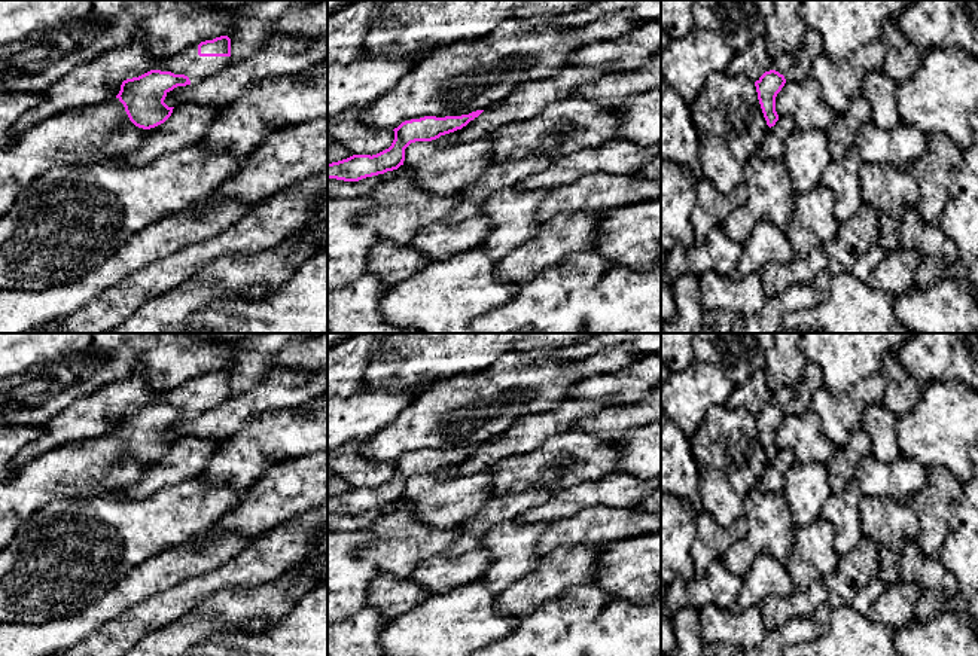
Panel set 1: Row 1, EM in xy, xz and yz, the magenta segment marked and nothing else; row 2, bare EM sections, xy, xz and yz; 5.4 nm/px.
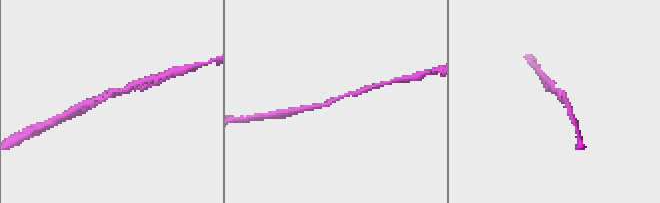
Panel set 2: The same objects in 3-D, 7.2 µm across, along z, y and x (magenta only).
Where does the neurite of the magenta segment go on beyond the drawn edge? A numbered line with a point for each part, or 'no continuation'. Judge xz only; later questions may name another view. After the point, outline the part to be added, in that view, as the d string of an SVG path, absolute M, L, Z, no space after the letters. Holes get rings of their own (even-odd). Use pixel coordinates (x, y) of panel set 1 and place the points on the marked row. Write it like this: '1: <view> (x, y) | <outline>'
no continuation

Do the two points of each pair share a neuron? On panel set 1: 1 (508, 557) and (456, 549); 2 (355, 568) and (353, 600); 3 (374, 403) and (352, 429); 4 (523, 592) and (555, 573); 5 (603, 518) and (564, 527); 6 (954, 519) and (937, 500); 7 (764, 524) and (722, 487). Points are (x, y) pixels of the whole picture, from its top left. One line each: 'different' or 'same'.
1: different
2: same
3: same
4: same
5: same
6: same
7: different

